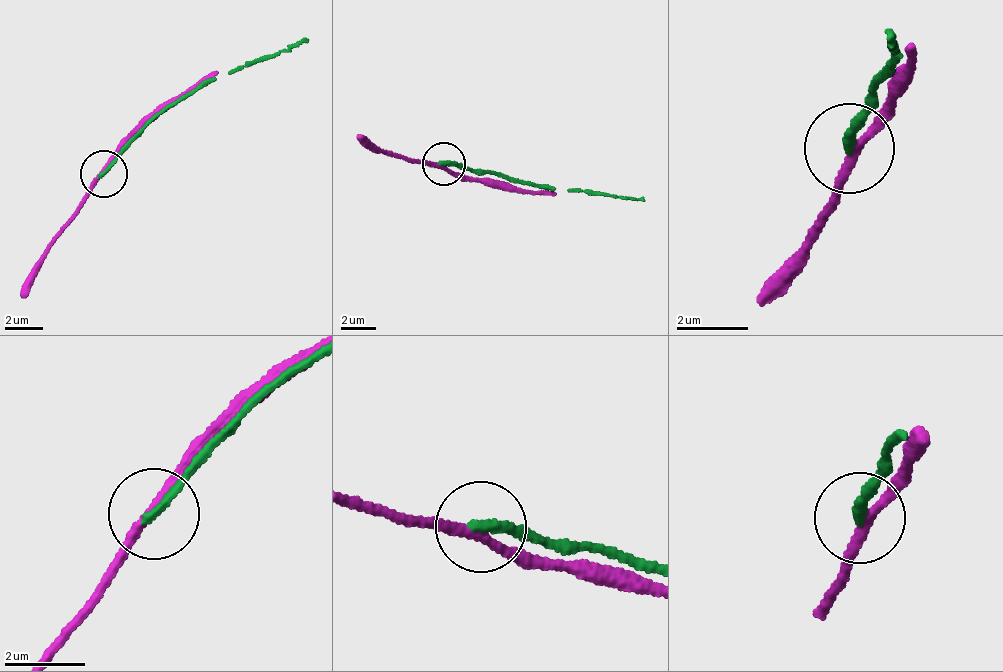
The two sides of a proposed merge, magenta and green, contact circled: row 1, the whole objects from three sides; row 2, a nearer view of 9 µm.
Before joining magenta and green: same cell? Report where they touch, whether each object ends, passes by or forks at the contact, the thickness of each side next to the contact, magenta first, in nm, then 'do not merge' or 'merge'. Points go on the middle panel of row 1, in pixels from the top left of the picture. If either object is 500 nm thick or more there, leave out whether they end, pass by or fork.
place (443, 163); magenta passes by; green ends; calibres 220 and 220 nm; do not merge

